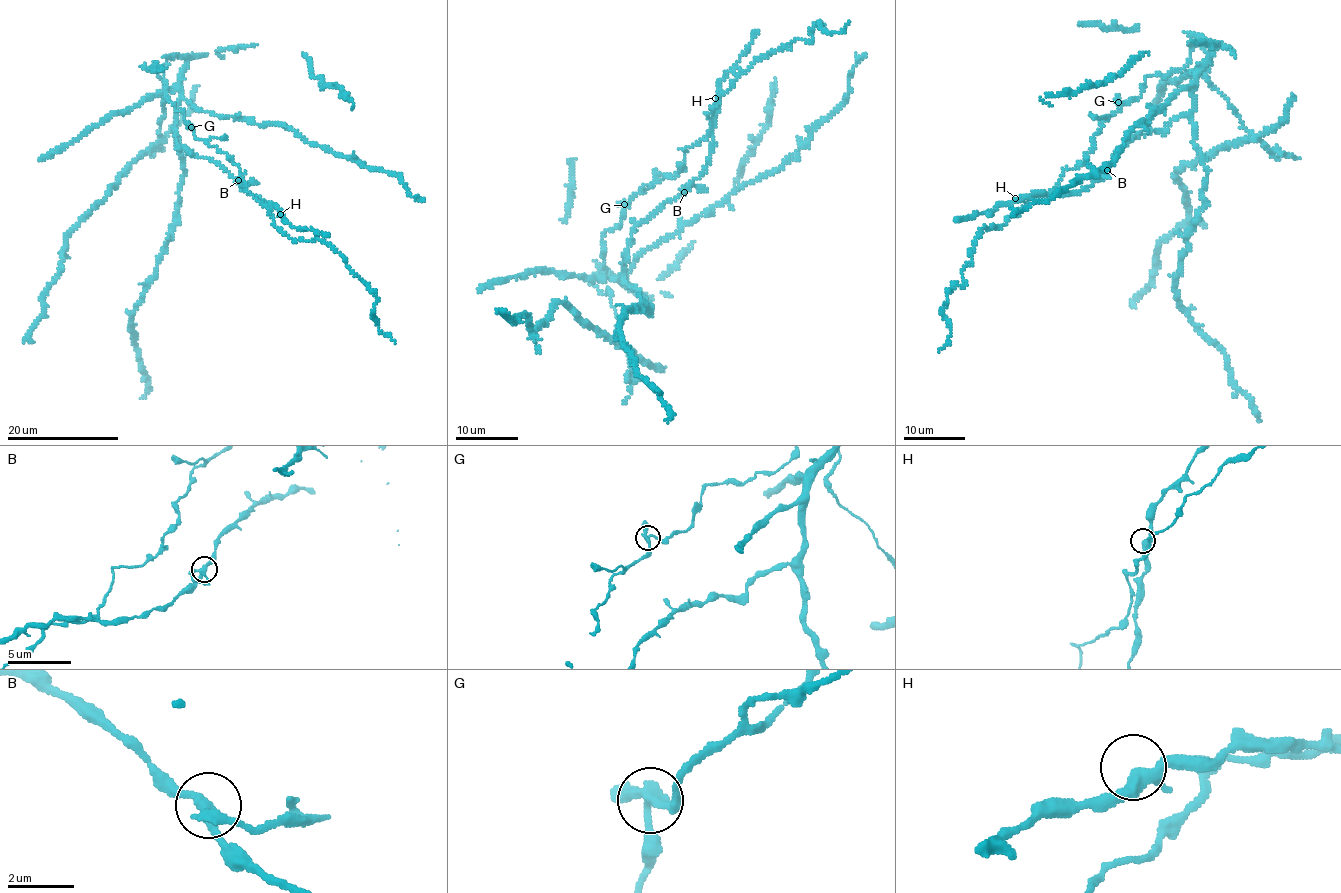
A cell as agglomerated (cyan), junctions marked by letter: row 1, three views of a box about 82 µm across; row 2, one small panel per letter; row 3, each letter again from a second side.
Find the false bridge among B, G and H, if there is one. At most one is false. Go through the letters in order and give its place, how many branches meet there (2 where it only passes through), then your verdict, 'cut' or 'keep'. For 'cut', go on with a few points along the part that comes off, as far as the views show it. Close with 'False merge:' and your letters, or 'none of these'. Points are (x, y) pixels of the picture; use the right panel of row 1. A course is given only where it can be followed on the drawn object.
B: (1107, 170) | 3 | keep
G: (1118, 102) | 3 | cut | (1118, 102), (1054, 192), (981, 230), (964, 282), (947, 293), (950, 334), (940, 351)
H: (1015, 198) | 3 | keep
False merge: G

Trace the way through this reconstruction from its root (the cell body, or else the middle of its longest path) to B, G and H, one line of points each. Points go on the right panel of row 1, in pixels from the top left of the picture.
B: (1079, 163), (1075, 168), (1062, 170), (1059, 184), (1049, 195), (1069, 195), (1088, 189), (1107, 170)
G: (1079, 163), (1085, 160), (1094, 144), (1103, 120), (1119, 108), (1118, 102)
H: (1079, 163), (1075, 168), (1062, 170), (1054, 192), (1015, 198)

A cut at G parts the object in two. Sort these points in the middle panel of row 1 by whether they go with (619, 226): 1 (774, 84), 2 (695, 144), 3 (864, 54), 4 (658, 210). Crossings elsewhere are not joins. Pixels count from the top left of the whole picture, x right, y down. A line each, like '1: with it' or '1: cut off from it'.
1: with it
2: cut off from it
3: with it
4: with it

